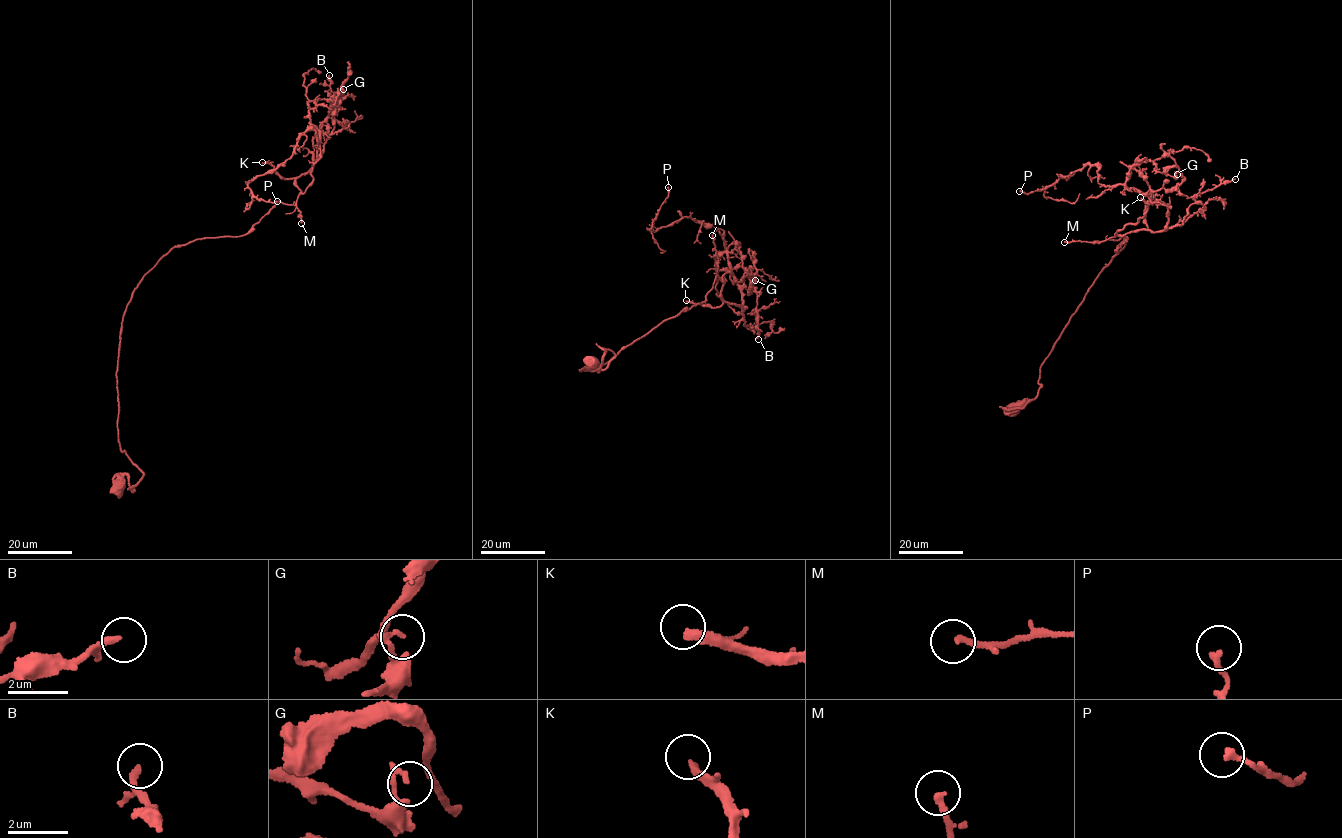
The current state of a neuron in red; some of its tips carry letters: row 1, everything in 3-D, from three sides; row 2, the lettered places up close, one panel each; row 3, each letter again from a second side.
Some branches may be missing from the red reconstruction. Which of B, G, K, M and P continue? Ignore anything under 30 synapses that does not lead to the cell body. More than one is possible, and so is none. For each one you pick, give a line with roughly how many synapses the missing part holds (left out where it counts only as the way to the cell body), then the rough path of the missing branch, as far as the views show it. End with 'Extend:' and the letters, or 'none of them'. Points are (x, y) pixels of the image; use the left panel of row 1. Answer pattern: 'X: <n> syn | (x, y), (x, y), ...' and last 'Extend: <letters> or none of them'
K: 160 syn | (262, 162), (226, 154), (207, 137), (172, 122), (136, 121), (126, 115), (111, 95), (97, 51), (85, 44)
M: 30 syn | (301, 223), (302, 226), (287, 239), (265, 240)
Extend: K, M

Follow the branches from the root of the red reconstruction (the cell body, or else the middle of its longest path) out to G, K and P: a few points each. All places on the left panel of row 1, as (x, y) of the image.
G: (117, 487), (143, 474), (116, 424), (131, 295), (172, 248), (295, 204), (329, 135), (308, 103), (343, 89)
K: (117, 487), (143, 474), (116, 424), (131, 295), (172, 248), (295, 204), (295, 178), (262, 162)
P: (117, 487), (143, 474), (116, 424), (134, 290), (172, 248), (295, 204), (329, 134), (250, 180), (277, 201)

